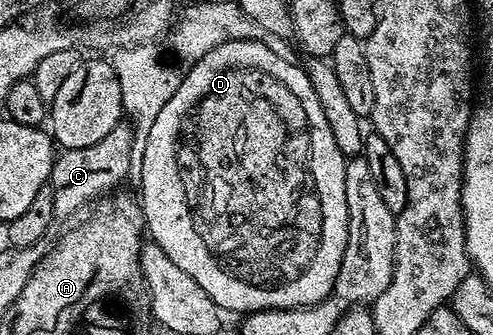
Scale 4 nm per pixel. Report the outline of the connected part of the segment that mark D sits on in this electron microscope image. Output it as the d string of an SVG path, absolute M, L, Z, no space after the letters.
M251 39L248 41L228 41L224 45L218 45L216 49L212 49L208 53L204 53L204 57L200 57L200 61L193 63L186 76L180 81L176 93L172 93L172 97L168 97L168 105L164 105L164 109L160 109L156 121L152 121L152 133L148 133L148 141L144 145L144 165L140 172L140 178L142 178L140 202L142 216L146 218L145 230L148 232L149 238L158 243L160 249L164 249L164 253L168 253L168 257L172 257L172 261L176 261L176 265L180 265L180 269L184 269L184 273L188 273L188 277L192 277L192 281L196 281L196 285L200 285L200 289L204 289L204 293L208 293L208 297L212 297L214 304L223 312L292 311L297 307L311 307L330 296L330 291L334 288L336 281L336 273L340 273L340 261L344 261L344 245L348 241L348 197L344 197L346 161L347 156L340 153L336 141L332 138L332 129L328 129L324 109L320 109L320 100L316 97L316 89L312 89L312 81L308 81L305 70L299 64L297 67L294 61L290 59L276 57L276 53L272 53L272 49L268 49L268 45L263 43L257 43Z

